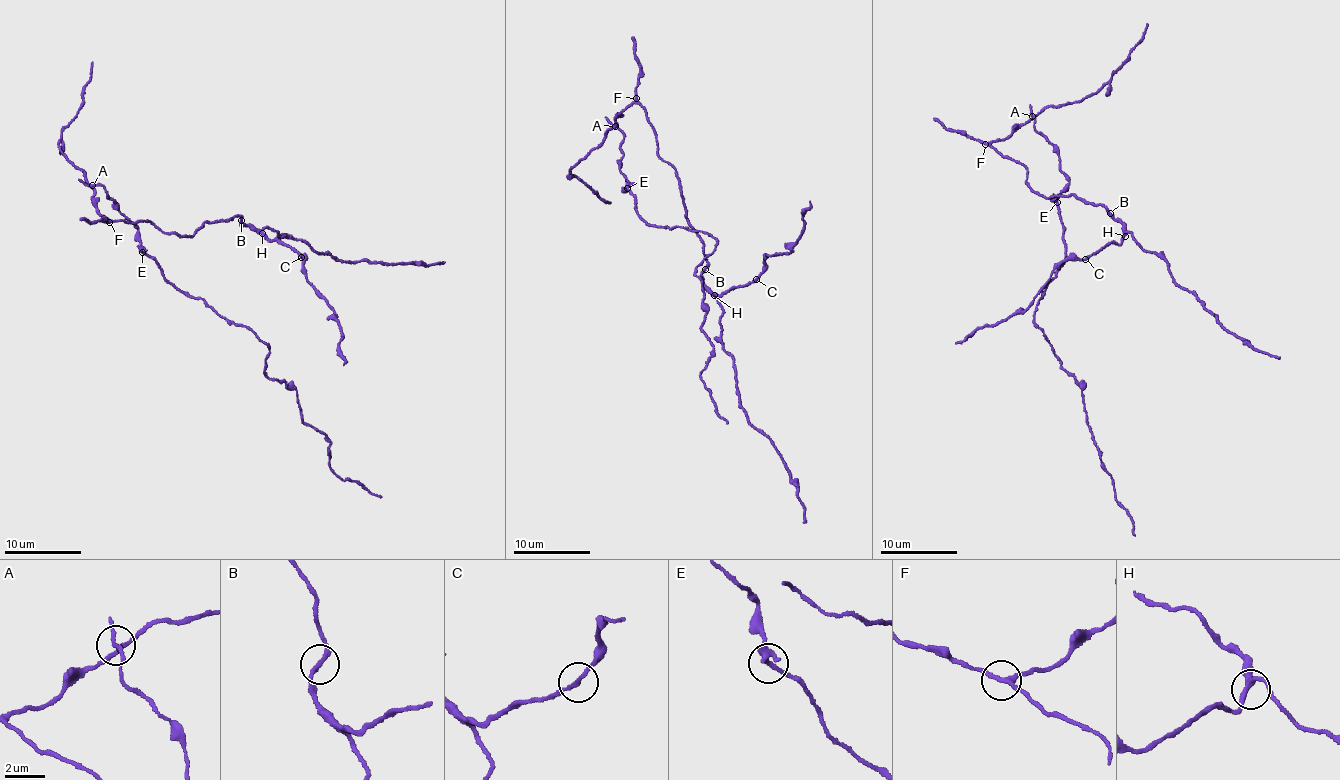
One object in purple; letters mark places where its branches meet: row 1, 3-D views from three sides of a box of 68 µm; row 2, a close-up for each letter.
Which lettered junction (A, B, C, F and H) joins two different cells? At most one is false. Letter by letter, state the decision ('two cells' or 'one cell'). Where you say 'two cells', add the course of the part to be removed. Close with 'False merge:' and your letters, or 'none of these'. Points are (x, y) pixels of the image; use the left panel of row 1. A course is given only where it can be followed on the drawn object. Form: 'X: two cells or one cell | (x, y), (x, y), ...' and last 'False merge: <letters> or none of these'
A: two cells | (93, 185), (162, 276), (269, 348), (266, 376), (296, 390), (302, 422), (329, 442), (331, 472), (381, 497)
B: one cell
C: one cell
F: one cell
H: one cell
False merge: A

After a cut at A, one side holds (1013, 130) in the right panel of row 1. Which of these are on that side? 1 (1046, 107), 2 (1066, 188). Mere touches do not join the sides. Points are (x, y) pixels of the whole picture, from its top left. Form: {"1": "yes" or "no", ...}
{"1": "yes", "2": "no"}

